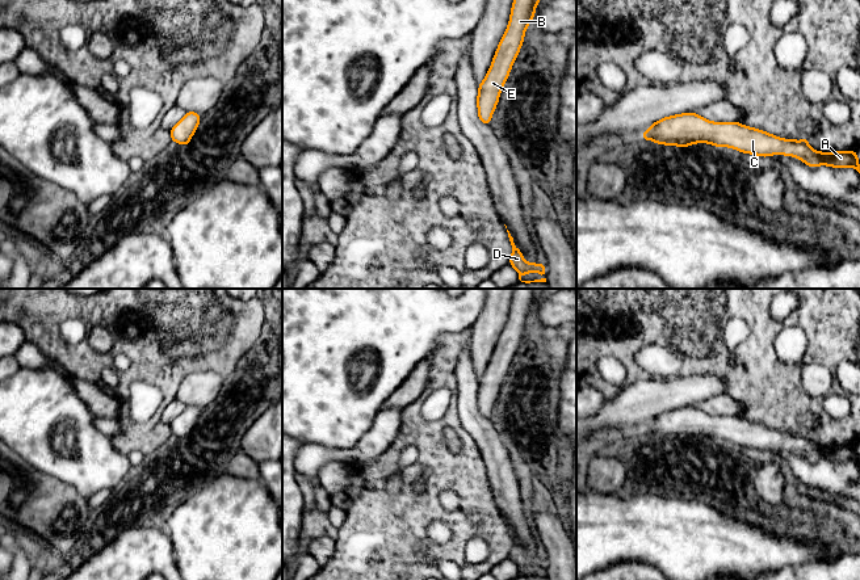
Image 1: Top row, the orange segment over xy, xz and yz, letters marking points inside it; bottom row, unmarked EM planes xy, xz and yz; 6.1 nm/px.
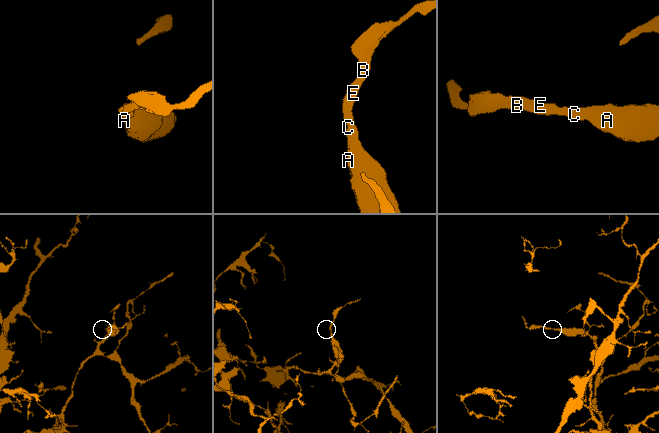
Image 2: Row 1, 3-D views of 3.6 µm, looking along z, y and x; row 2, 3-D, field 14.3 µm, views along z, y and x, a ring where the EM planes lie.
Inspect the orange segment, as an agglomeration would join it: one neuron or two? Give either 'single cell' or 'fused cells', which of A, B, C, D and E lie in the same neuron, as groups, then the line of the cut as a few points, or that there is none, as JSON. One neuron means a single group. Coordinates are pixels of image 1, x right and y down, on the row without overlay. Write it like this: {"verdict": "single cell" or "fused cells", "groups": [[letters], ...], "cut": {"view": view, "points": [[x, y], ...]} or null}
{"verdict": "single cell", "groups": [["A", "B", "C", "D", "E"]], "cut": null}

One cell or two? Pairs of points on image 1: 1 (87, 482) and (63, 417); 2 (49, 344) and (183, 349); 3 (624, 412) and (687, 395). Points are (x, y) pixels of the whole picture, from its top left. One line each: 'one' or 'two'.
1: one
2: one
3: one

